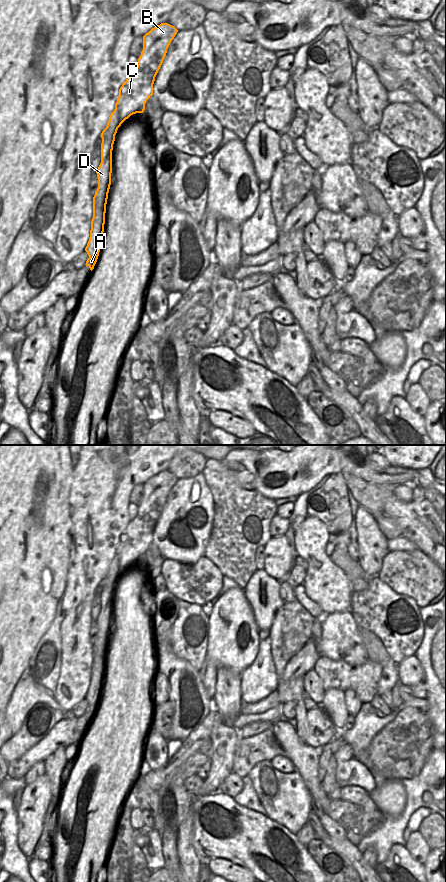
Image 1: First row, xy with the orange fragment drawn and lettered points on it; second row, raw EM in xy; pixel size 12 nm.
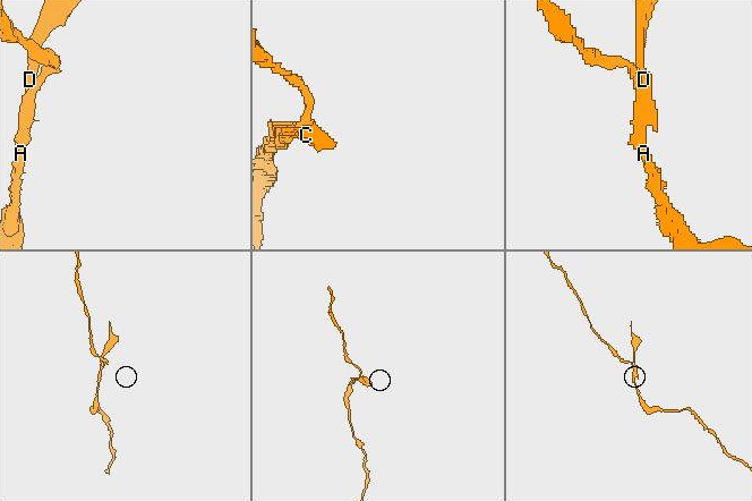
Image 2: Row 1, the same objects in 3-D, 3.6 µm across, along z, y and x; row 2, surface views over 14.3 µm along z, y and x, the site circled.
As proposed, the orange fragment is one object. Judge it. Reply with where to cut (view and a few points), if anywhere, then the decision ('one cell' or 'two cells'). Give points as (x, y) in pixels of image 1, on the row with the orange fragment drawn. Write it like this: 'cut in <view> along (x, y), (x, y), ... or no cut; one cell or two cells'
cut in xy along (93, 210), (100, 211), (104, 215); two cells

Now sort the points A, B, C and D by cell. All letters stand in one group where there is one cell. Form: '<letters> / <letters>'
A / B C D

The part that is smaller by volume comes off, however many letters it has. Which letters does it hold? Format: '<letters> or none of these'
B, C, D

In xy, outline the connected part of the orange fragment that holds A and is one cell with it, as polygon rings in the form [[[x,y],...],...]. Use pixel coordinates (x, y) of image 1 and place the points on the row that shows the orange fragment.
[[[93,211],[90,237],[85,248],[85,251],[89,256],[85,265],[88,266],[91,271],[94,269],[99,256],[101,241],[104,232],[104,226],[102,225],[103,223],[105,223],[105,215],[103,215],[101,212]]]

